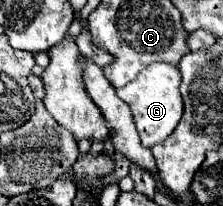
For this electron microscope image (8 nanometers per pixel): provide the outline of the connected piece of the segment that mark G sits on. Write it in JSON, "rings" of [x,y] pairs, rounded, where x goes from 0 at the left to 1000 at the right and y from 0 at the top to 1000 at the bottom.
{"rings":[[[691,301],[664,311],[610,388],[592,388],[583,408],[565,408],[556,427],[529,427],[520,456],[583,515],[583,534],[601,544],[601,592],[628,650],[637,699],[655,699],[655,718],[682,718],[691,699],[744,680],[762,660],[762,641],[780,641],[789,602],[816,573],[816,466],[807,466],[807,340],[789,320],[762,320],[744,301]]]}

